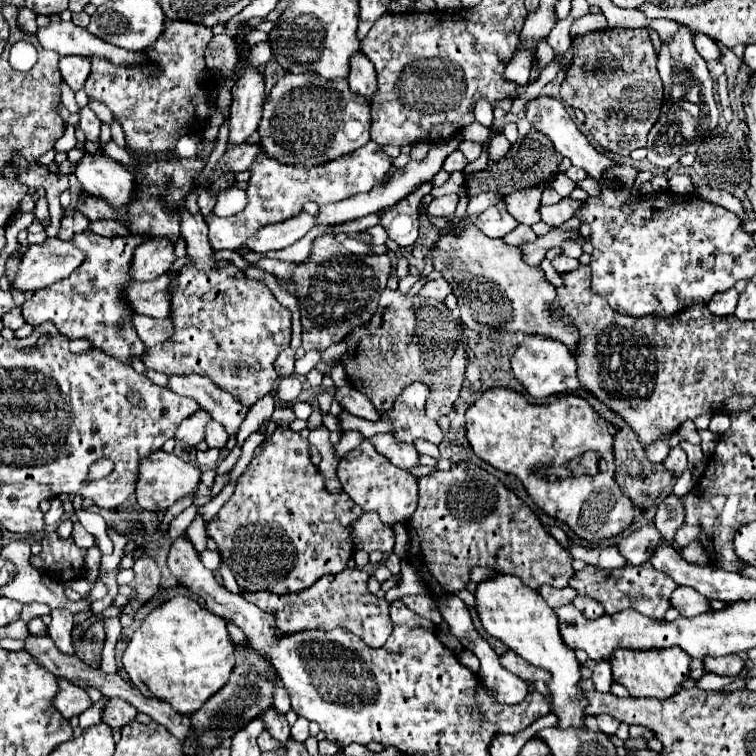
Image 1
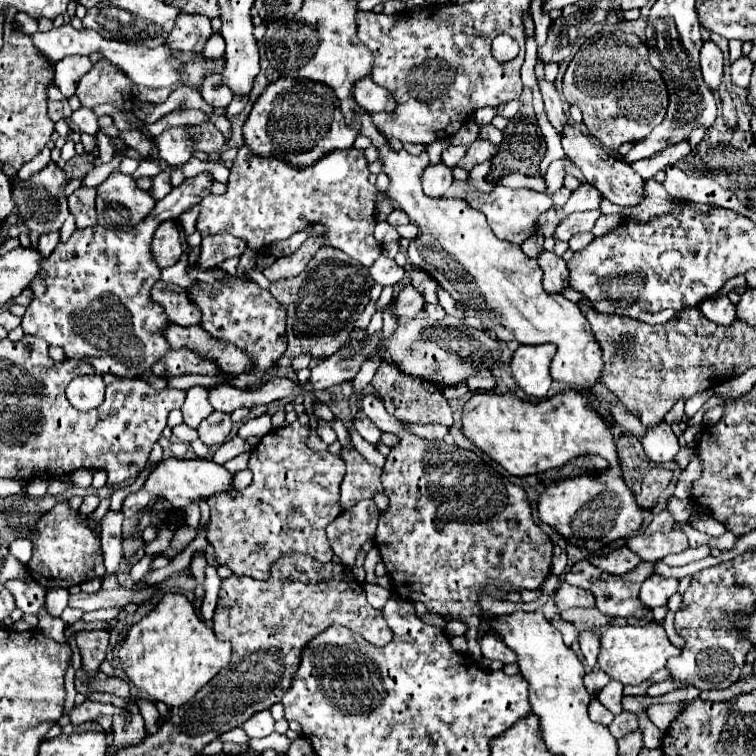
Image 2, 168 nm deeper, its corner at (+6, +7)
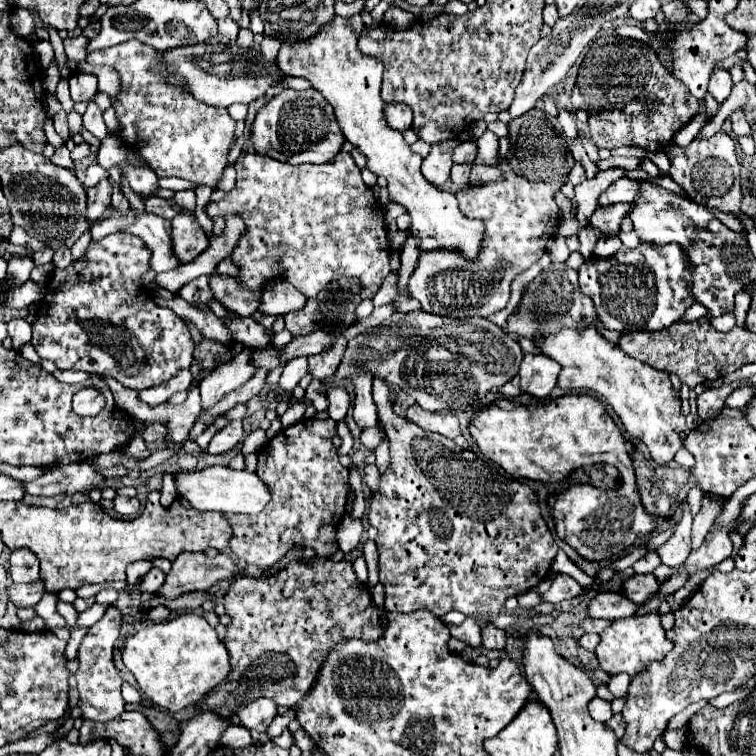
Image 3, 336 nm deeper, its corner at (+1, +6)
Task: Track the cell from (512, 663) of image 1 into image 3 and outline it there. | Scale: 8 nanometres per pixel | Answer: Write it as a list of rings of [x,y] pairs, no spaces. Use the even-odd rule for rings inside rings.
[[[487,625],[481,631],[483,637],[483,647],[485,649],[505,649],[505,641],[507,641],[507,633],[495,625]]]

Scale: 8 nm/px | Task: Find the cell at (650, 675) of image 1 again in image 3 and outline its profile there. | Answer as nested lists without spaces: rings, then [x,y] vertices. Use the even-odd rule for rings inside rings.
[[[643,615],[643,617],[613,621],[601,633],[601,643],[597,645],[595,655],[605,673],[609,675],[627,673],[629,677],[635,677],[641,671],[645,671],[653,661],[663,661],[671,649],[673,649],[673,643],[665,637],[665,629],[659,621],[659,615]]]

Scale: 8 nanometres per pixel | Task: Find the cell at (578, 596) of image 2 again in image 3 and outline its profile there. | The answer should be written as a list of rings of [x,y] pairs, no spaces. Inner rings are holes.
[[[599,593],[589,601],[587,613],[595,619],[625,619],[631,617],[637,607],[639,605],[631,605],[631,601],[619,593]]]

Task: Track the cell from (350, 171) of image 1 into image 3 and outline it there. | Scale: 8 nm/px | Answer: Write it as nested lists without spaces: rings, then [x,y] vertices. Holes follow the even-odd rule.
[[[245,153],[241,159],[237,159],[235,163],[235,169],[237,169],[237,183],[233,187],[233,191],[229,191],[225,195],[223,201],[219,203],[209,203],[207,205],[207,215],[211,221],[215,219],[225,219],[227,215],[239,215],[245,223],[245,233],[233,253],[233,263],[241,267],[241,275],[239,275],[239,281],[245,289],[251,289],[251,291],[261,291],[269,281],[273,279],[287,279],[289,283],[293,283],[305,297],[315,297],[331,279],[339,277],[339,275],[357,275],[359,279],[363,279],[363,283],[367,285],[367,289],[363,289],[361,297],[363,299],[373,299],[373,295],[379,291],[381,287],[381,281],[387,277],[387,273],[391,271],[389,267],[389,237],[387,237],[387,229],[385,229],[385,213],[383,213],[383,207],[377,203],[377,199],[373,197],[373,191],[365,185],[365,181],[361,179],[361,169],[357,167],[357,163],[353,161],[353,157],[349,153],[339,153],[331,163],[323,163],[323,165],[287,165],[287,163],[279,163],[271,157],[265,157],[265,155],[257,155],[257,153]]]

